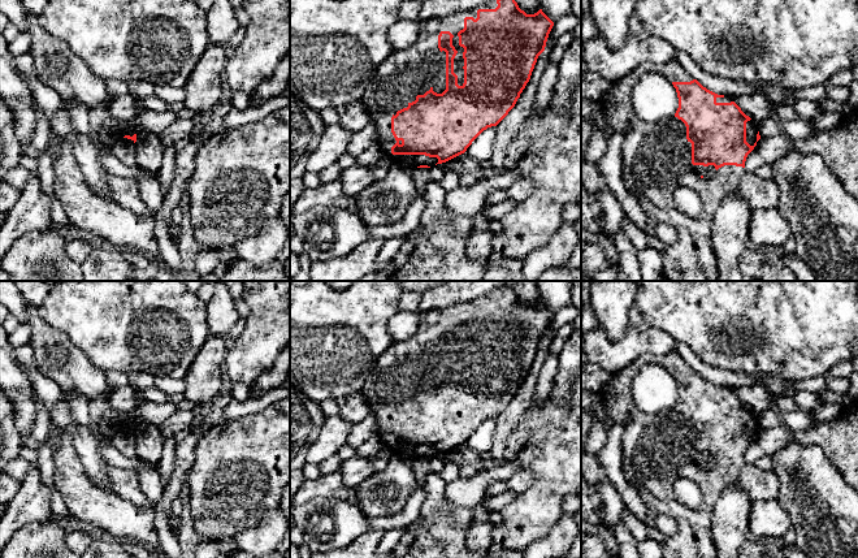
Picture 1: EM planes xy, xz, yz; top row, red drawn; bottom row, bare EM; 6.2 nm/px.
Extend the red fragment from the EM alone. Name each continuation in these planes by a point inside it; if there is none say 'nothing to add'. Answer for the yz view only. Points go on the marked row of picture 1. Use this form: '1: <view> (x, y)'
1: yz (657, 158)

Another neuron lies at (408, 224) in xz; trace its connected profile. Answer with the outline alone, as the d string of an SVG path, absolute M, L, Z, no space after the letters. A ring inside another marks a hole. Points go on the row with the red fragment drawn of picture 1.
M413 168L412 178L417 187L417 198L406 211L404 217L399 222L391 225L369 226L369 239L380 239L381 242L406 237L413 233L421 222L421 216L425 209L425 199L422 187L430 181L426 168Z

